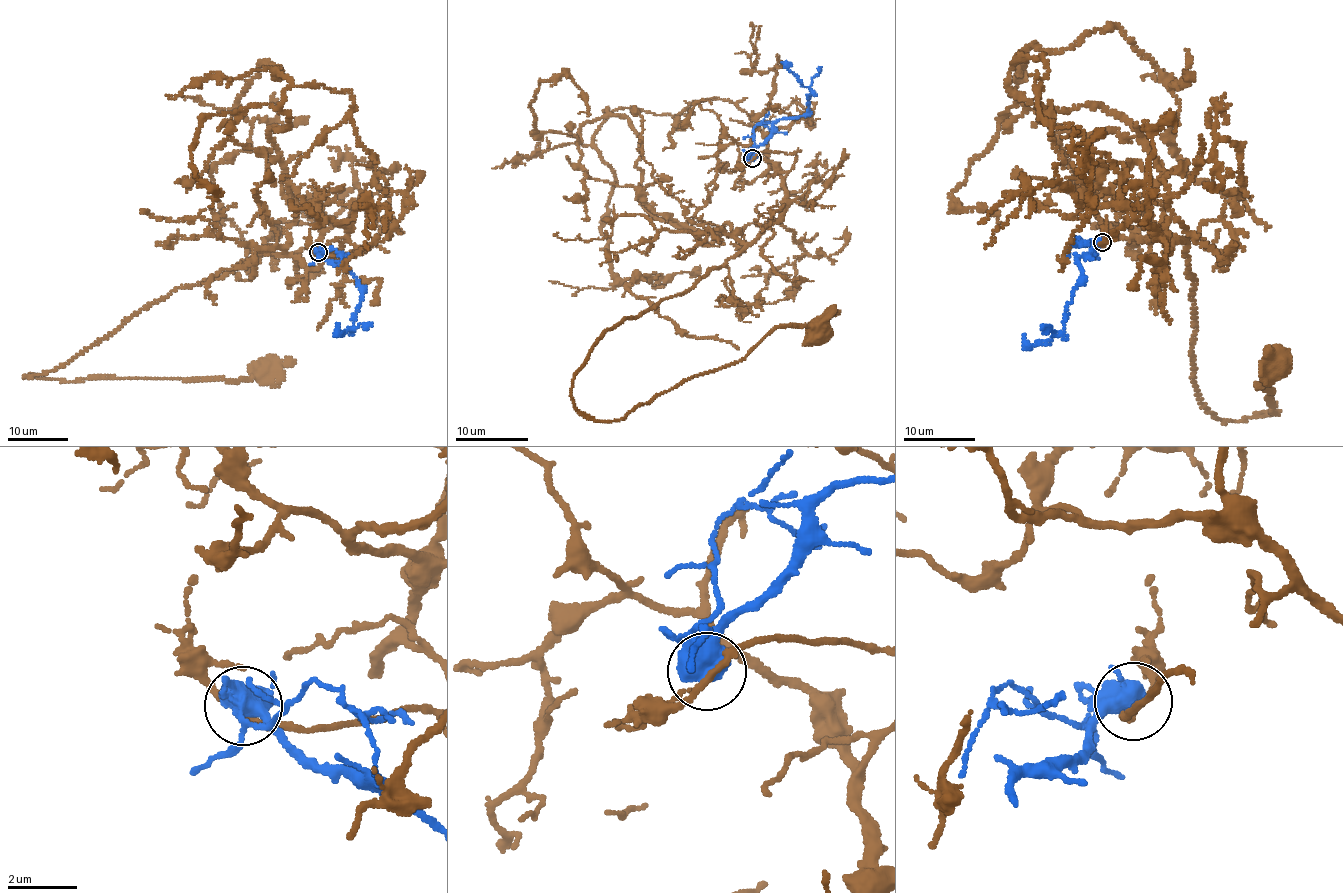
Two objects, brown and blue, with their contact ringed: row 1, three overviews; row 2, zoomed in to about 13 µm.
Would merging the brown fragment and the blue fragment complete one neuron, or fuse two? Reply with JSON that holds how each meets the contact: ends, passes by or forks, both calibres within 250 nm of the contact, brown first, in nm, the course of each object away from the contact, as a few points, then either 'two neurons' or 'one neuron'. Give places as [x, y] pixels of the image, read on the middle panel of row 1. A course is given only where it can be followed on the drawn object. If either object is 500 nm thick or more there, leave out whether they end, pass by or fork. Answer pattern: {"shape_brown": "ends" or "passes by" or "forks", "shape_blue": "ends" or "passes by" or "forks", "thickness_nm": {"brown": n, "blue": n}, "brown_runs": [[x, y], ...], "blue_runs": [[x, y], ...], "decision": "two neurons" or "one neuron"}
{"shape_brown": "passes by", "shape_blue": "forks", "thickness_nm": {"brown": 170, "blue": 480}, "brown_runs": [[752, 159], [795, 153], [778, 222], [603, 331], [572, 397], [617, 421], [780, 326], [814, 330]], "blue_runs": [[752, 159], [771, 127], [781, 119], [802, 115], [809, 107], [808, 87], [802, 86], [781, 62]], "decision": "two neurons"}

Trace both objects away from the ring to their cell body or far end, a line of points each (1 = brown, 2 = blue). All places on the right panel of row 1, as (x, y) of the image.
1: (1103, 242), (1134, 219), (1167, 254), (1186, 240), (1193, 381), (1220, 420), (1278, 411), (1257, 384), (1275, 359)
2: (1103, 242), (1077, 261), (1082, 279), (1068, 307), (1063, 329), (1030, 344), (1022, 333)

